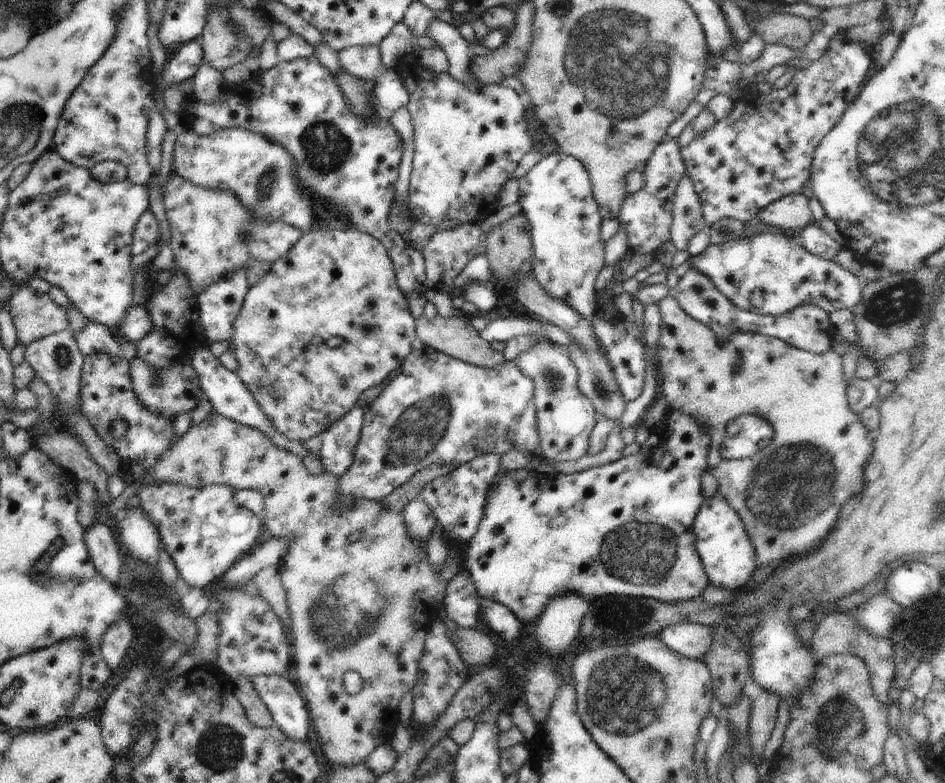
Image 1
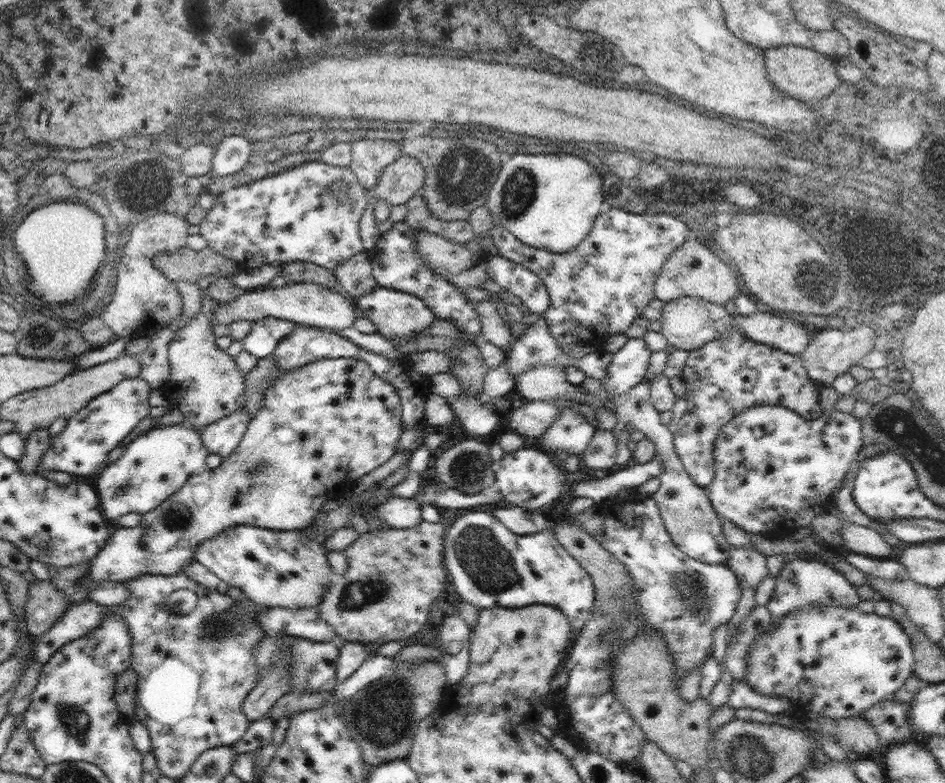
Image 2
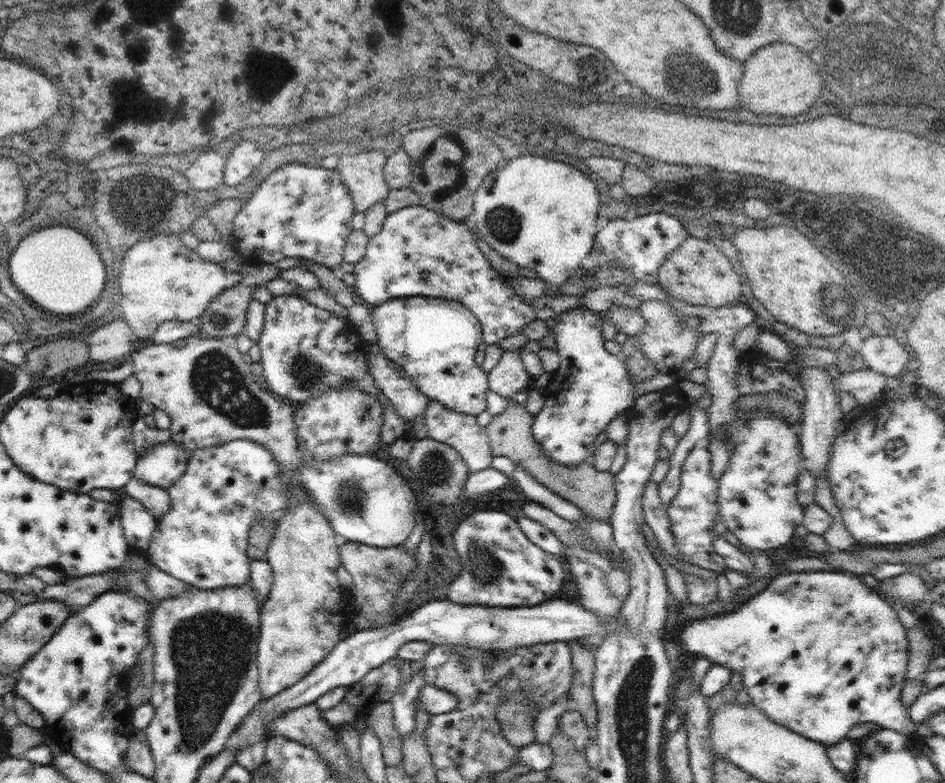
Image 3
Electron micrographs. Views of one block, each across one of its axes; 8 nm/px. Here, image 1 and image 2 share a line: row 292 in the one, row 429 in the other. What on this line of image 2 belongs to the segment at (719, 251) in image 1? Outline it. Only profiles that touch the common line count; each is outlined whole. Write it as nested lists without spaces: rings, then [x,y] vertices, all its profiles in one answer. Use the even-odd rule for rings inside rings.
[[[778,404],[752,406],[744,412],[737,414],[728,424],[725,424],[718,438],[715,440],[714,456],[716,474],[713,482],[707,489],[710,502],[721,519],[727,518],[732,524],[738,525],[748,533],[765,534],[766,536],[778,537],[779,539],[784,536],[792,537],[796,529],[811,526],[819,514],[826,513],[829,510],[834,500],[834,493],[842,487],[842,481],[849,473],[851,467],[857,464],[854,459],[861,457],[862,447],[863,434],[861,431],[861,420],[856,418],[852,413],[844,413],[837,409],[833,411],[824,410],[818,418],[806,420],[797,412]]]

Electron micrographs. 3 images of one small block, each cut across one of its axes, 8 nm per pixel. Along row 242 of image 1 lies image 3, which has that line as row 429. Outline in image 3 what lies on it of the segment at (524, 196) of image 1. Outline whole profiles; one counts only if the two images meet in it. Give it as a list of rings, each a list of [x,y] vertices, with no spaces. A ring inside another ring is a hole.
[[[579,306],[566,310],[561,319],[556,318],[556,322],[553,323],[560,362],[559,367],[552,372],[548,386],[542,390],[545,405],[535,416],[532,432],[541,446],[541,451],[544,451],[554,463],[560,463],[565,467],[575,467],[590,460],[589,456],[594,452],[594,441],[598,434],[622,412],[630,413],[637,397],[635,381],[632,380],[626,363],[604,348],[603,321],[604,319],[598,317],[590,308]]]

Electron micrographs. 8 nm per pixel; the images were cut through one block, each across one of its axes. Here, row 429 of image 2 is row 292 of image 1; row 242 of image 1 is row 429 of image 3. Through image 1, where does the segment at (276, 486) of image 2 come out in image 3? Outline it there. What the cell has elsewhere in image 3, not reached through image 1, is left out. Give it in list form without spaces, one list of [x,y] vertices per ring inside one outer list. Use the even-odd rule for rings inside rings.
[[[356,385],[322,391],[304,401],[299,409],[295,409],[294,416],[297,449],[305,460],[328,460],[347,452],[368,455],[370,452],[376,452],[382,444],[380,433],[383,425],[383,406],[377,396]]]

